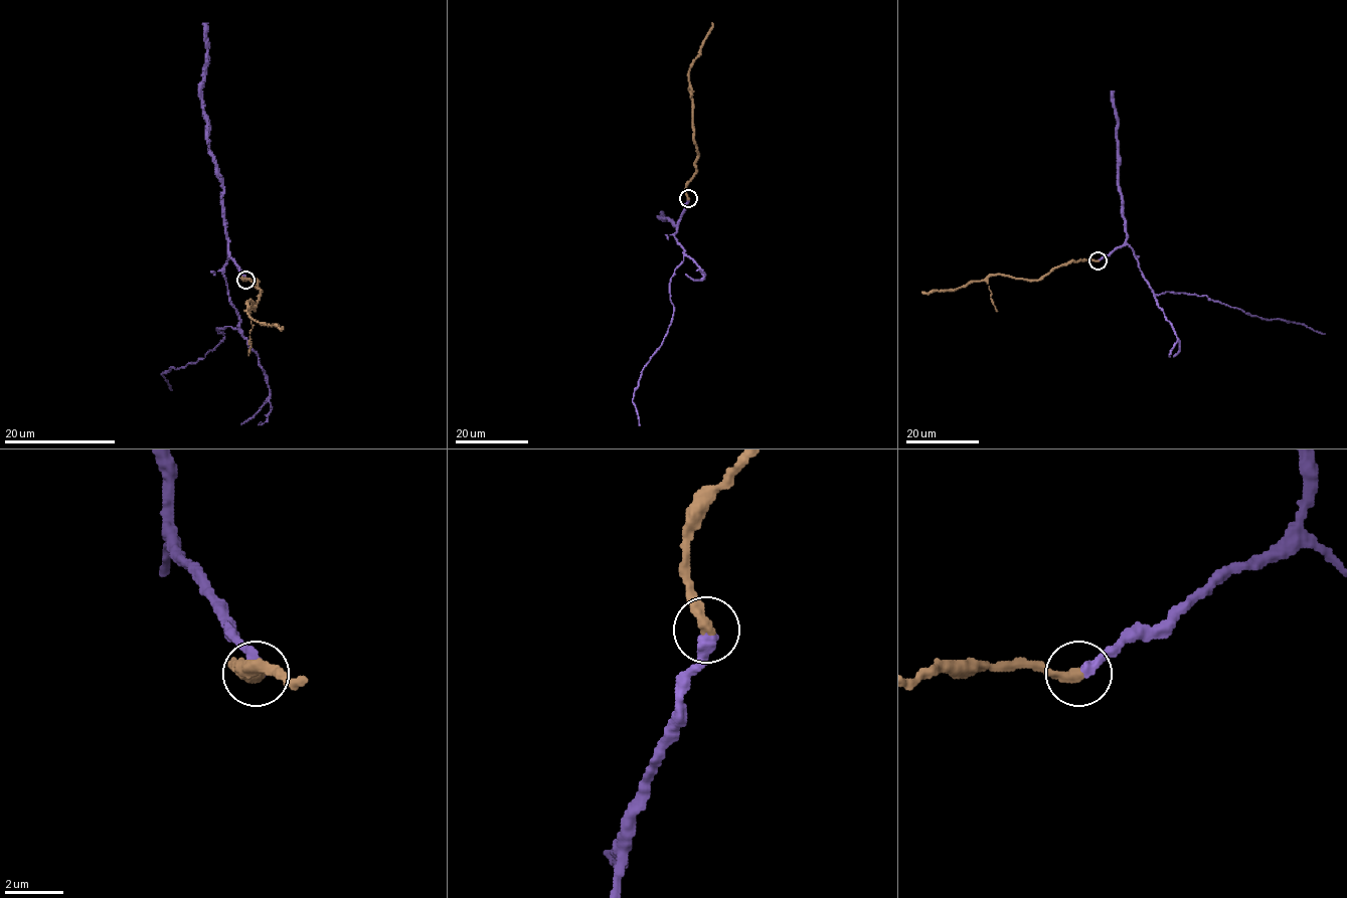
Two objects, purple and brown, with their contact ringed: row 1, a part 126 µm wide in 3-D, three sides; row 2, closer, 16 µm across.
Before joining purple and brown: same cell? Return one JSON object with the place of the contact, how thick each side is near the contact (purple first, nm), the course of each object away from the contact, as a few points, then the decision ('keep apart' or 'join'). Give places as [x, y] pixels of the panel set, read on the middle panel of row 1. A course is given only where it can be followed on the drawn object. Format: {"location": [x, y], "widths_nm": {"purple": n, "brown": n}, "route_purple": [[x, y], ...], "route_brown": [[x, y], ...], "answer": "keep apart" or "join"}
{"location": [688, 198], "widths_nm": {"purple": 400, "brown": 400}, "route_purple": [[688, 199], [673, 235], [684, 249], [683, 260], [670, 283], [673, 318], [633, 394], [640, 425]], "route_brown": [[688, 198], [685, 184], [695, 173], [697, 155], [688, 71], [712, 22]], "answer": "join"}

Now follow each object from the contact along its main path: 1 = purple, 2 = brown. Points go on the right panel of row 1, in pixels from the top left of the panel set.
1: (1099, 260), (1128, 244), (1142, 275), (1156, 295), (1168, 292), (1205, 295), (1250, 316), (1304, 324), (1325, 334)
2: (1098, 260), (1068, 261), (1038, 280), (993, 275), (953, 290), (921, 292)

